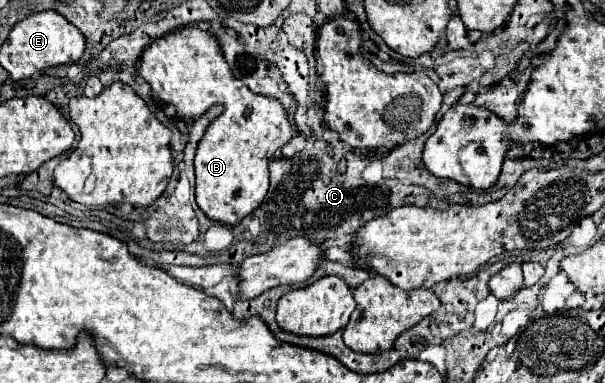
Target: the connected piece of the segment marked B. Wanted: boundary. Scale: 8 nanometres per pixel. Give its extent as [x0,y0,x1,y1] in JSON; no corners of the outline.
[140,25,294,225]

